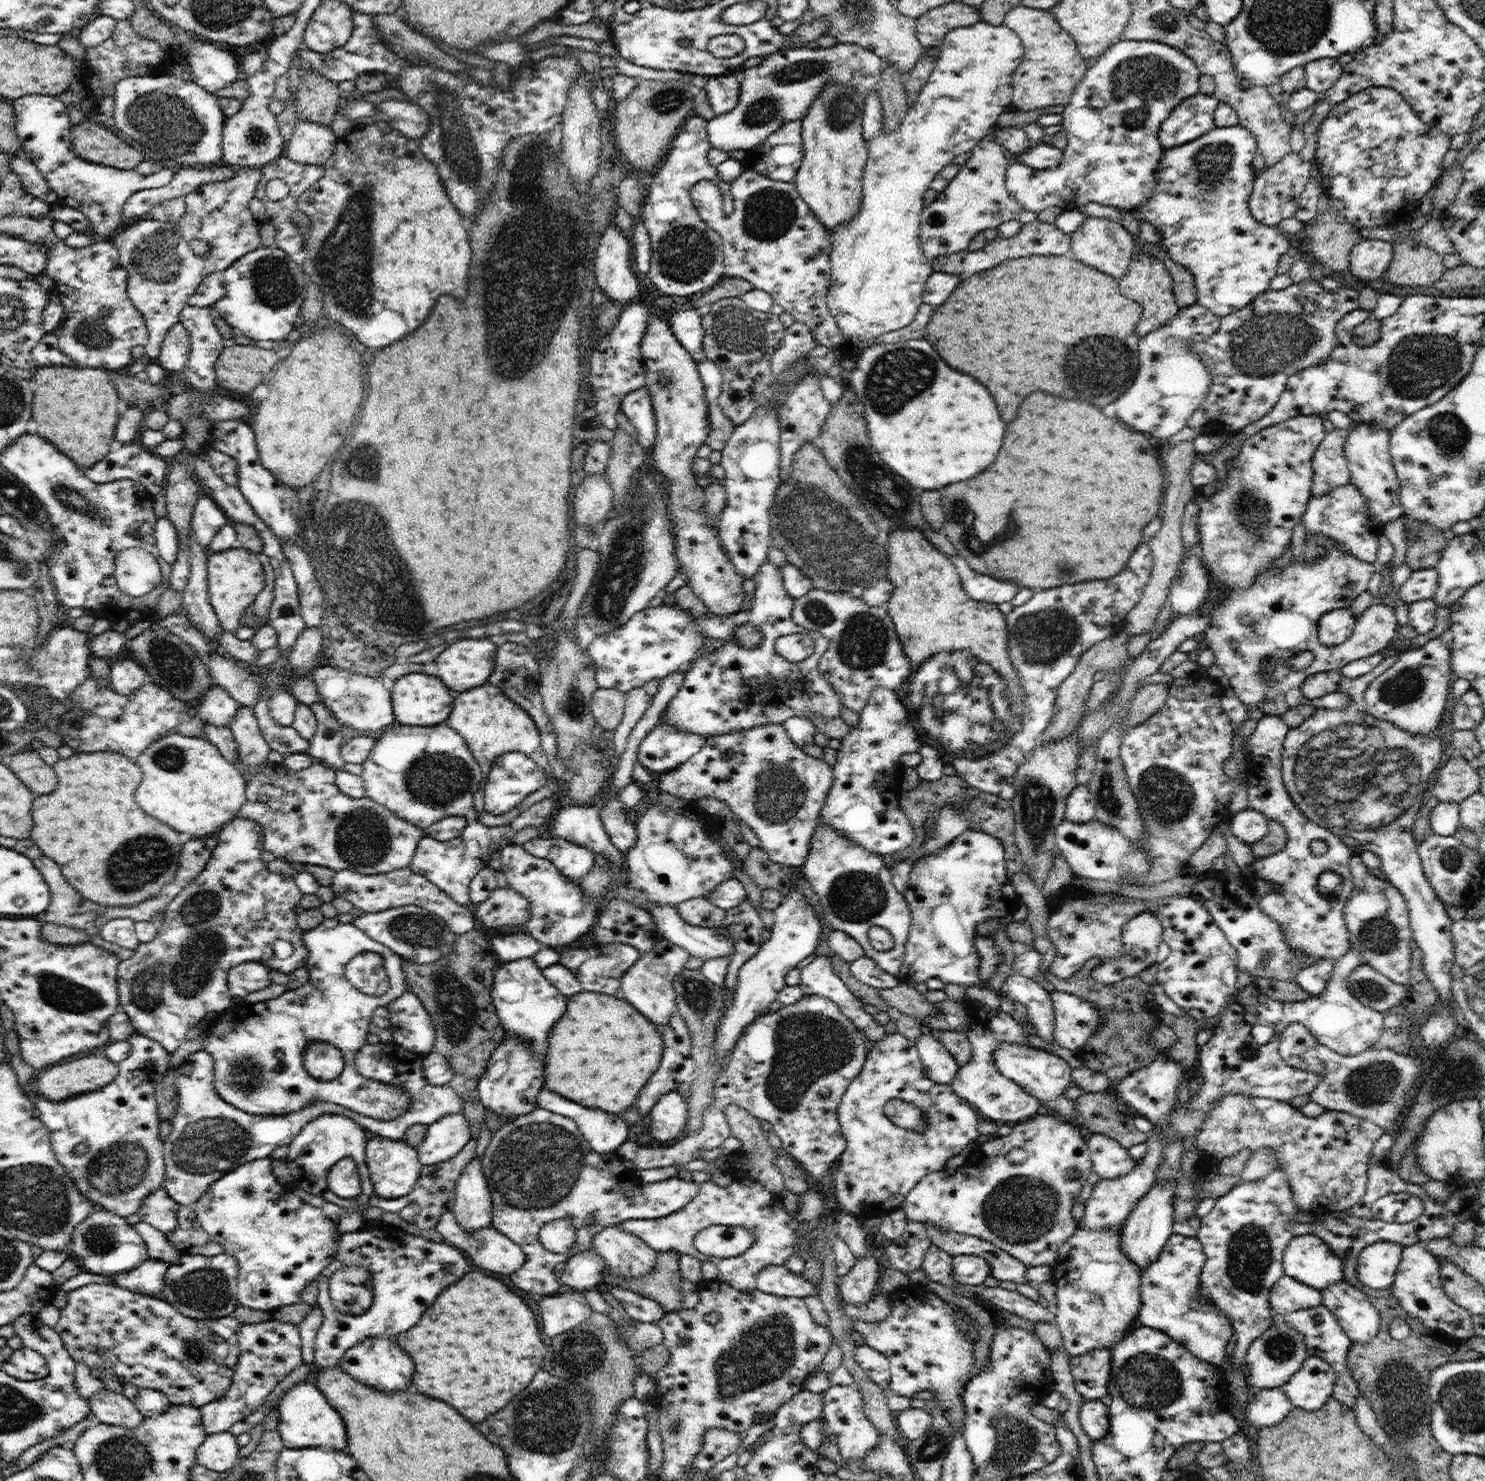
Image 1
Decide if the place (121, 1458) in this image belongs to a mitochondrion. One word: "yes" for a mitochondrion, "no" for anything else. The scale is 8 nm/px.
yes

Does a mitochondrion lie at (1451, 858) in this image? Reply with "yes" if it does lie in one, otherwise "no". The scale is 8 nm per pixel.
yes

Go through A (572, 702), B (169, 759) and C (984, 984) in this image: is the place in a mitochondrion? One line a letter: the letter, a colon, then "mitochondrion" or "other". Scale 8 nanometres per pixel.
A: mitochondrion
B: mitochondrion
C: other

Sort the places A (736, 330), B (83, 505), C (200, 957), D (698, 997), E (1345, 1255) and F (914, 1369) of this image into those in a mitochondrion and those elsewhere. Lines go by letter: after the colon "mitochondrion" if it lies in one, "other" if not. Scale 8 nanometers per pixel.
A: mitochondrion
B: mitochondrion
C: mitochondrion
D: mitochondrion
E: other
F: other

